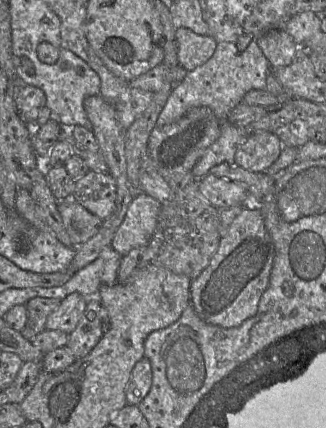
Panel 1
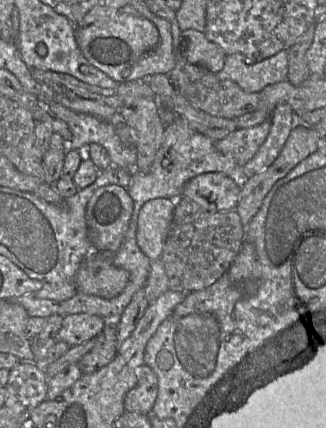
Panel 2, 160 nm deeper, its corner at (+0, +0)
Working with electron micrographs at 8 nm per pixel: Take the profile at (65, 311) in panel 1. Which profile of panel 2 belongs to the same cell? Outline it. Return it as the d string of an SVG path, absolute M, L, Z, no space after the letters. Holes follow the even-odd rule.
M80 313L65 316L56 342L63 341L69 346L83 344L101 334L105 325L104 320L95 315Z

